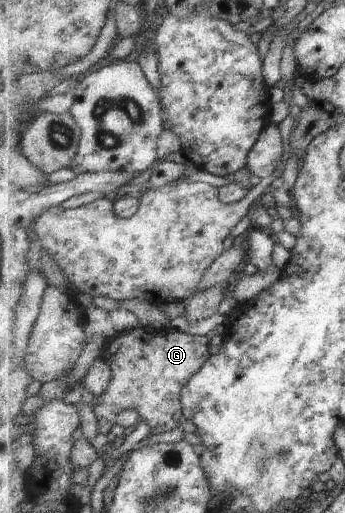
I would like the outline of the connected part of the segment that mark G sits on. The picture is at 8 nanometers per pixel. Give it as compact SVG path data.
M137 327L126 334L110 338L106 345L104 358L111 366L111 383L104 394L93 396L89 406L96 418L98 433L108 434L110 428L117 424L117 418L127 410L137 410L140 413L144 422L150 427L150 434L164 434L164 432L178 428L178 424L184 420L181 401L182 389L211 357L209 343L208 336L186 334L174 328L155 331L149 327Z

